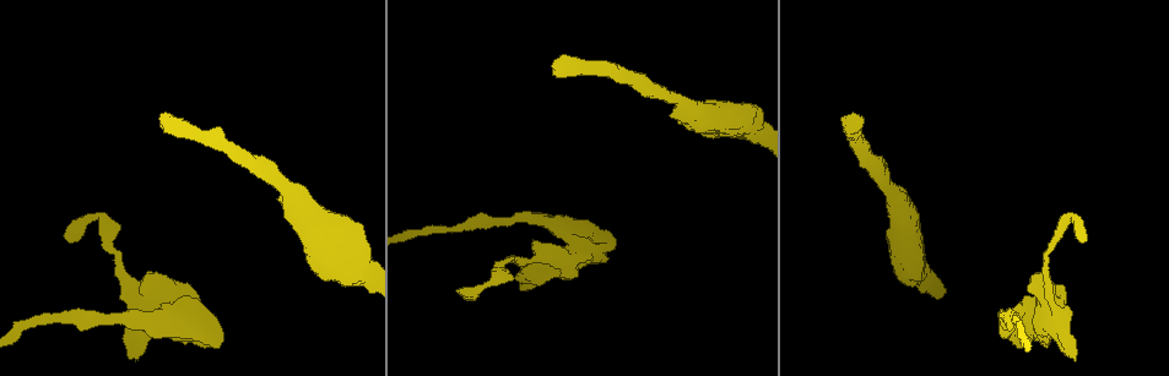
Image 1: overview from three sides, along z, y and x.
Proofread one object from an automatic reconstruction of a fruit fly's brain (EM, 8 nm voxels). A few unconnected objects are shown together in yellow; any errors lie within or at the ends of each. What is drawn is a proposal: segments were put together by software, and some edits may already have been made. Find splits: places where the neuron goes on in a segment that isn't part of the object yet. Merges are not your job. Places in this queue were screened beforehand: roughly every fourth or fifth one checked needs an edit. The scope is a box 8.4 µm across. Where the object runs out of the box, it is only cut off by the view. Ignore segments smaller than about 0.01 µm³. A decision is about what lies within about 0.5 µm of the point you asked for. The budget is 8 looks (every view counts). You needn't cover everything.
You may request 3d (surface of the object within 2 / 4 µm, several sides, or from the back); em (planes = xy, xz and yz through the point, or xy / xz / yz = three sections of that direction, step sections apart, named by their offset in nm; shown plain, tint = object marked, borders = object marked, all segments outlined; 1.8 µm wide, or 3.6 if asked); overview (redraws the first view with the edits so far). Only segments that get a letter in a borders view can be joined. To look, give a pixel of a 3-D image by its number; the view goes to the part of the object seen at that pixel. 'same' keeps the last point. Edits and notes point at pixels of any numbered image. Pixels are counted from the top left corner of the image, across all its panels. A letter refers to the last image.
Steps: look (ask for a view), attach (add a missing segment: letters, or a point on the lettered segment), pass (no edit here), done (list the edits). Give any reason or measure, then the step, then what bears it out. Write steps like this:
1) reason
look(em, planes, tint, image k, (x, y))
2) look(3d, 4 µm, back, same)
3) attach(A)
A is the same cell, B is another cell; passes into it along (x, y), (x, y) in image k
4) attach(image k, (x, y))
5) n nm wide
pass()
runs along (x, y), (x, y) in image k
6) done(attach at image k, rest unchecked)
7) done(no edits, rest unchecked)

stops while still wide
look(em, planes, borders, image 1, (163, 120))

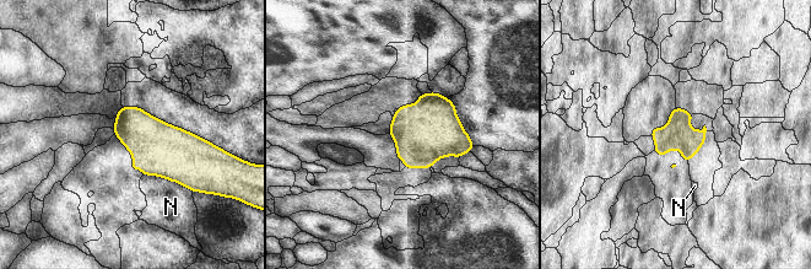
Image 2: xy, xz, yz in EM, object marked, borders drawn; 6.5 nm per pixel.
N touches over 320 nm
pass()
N is another cell; no lettered segment goes on from it

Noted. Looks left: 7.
thick end
look(3d, 4 µm, image 1, (522, 288))

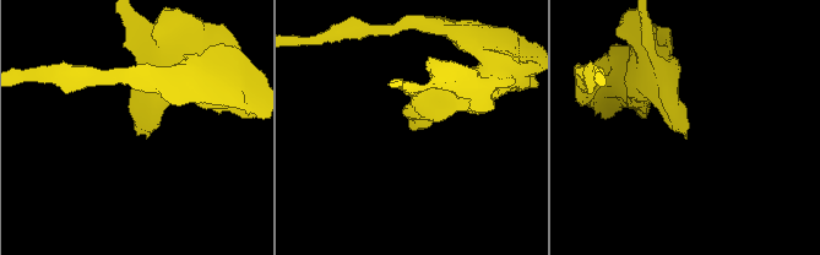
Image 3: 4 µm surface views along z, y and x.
look(em, planes, borders, image 3, (412, 126))

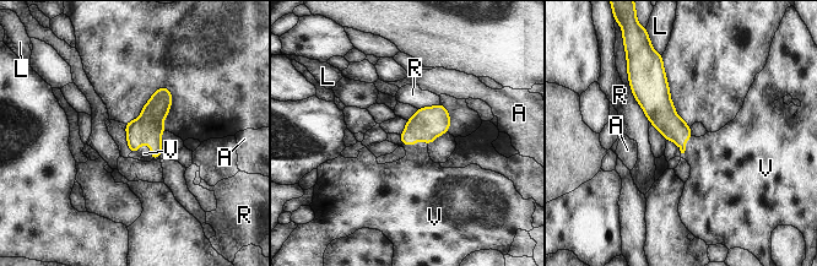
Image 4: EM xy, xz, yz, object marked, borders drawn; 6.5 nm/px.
attach(V)
V is the same cell, A, L and R are other cells; the neuron continues

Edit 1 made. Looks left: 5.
done(attach at image 4, rest unchecked)

